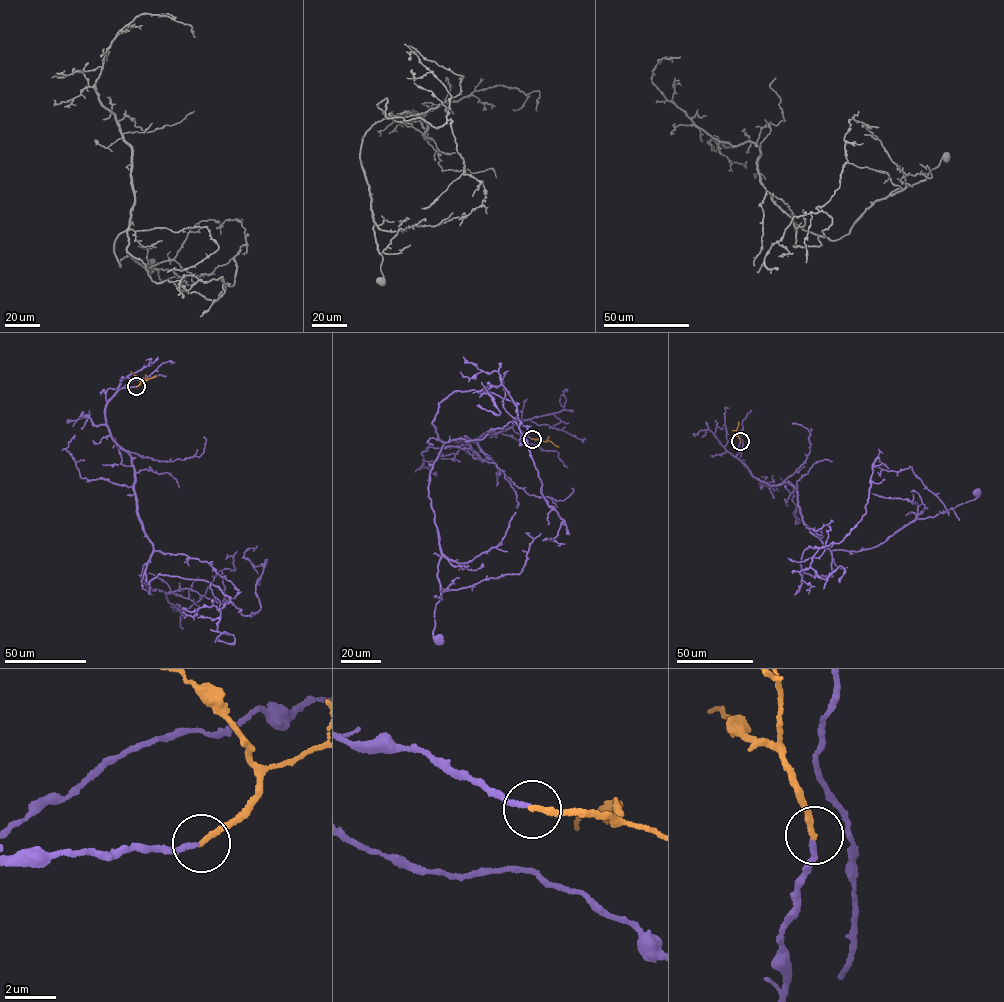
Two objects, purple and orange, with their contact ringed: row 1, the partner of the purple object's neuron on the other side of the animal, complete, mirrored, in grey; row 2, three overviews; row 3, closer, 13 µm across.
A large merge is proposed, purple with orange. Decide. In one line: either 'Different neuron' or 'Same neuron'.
Same neuron

